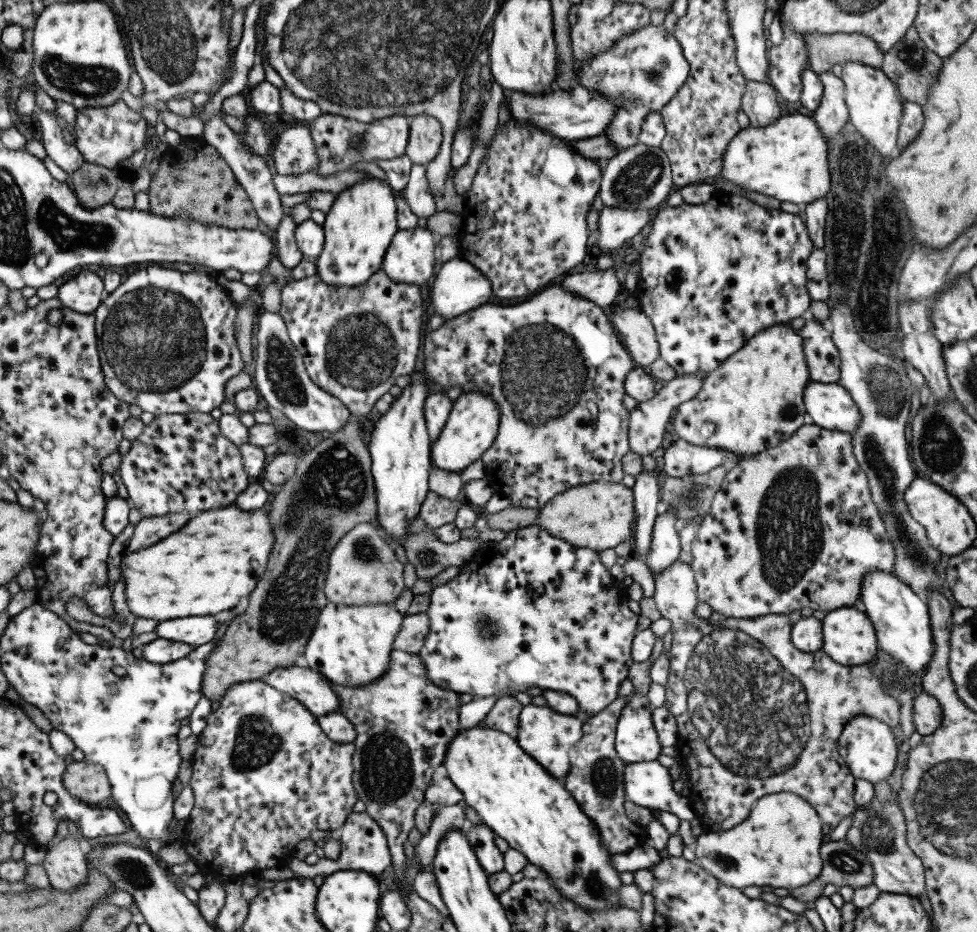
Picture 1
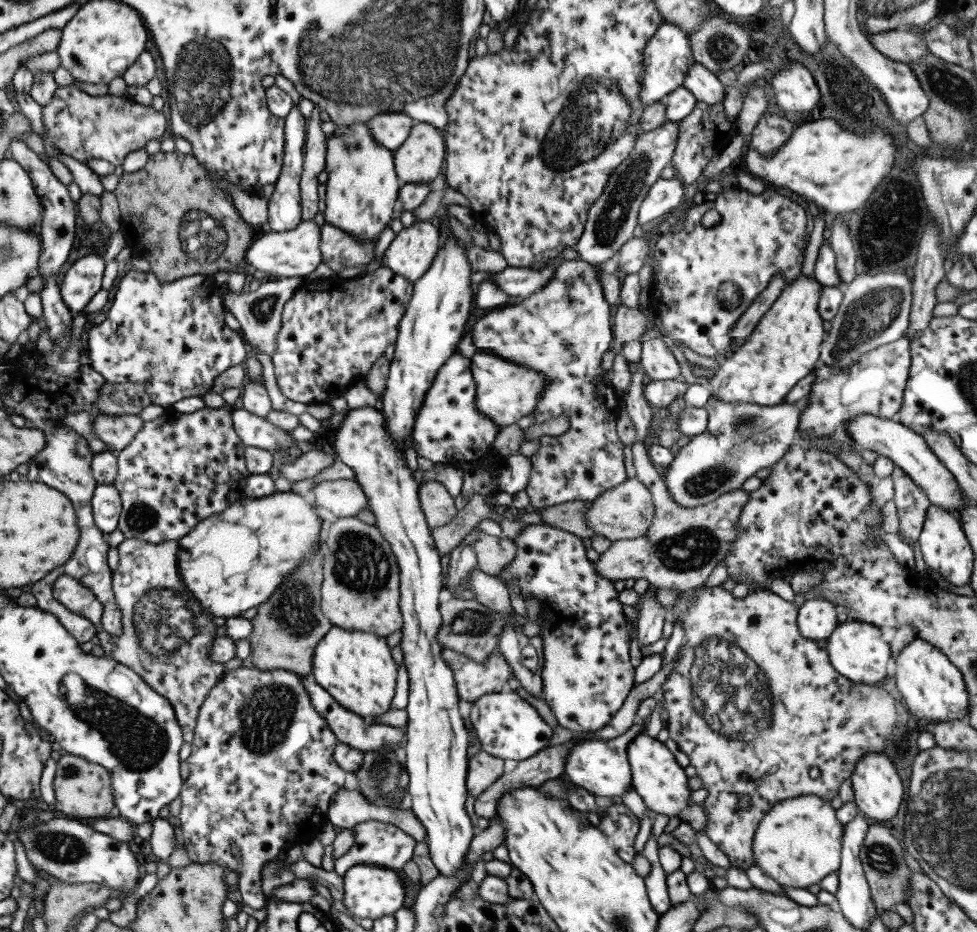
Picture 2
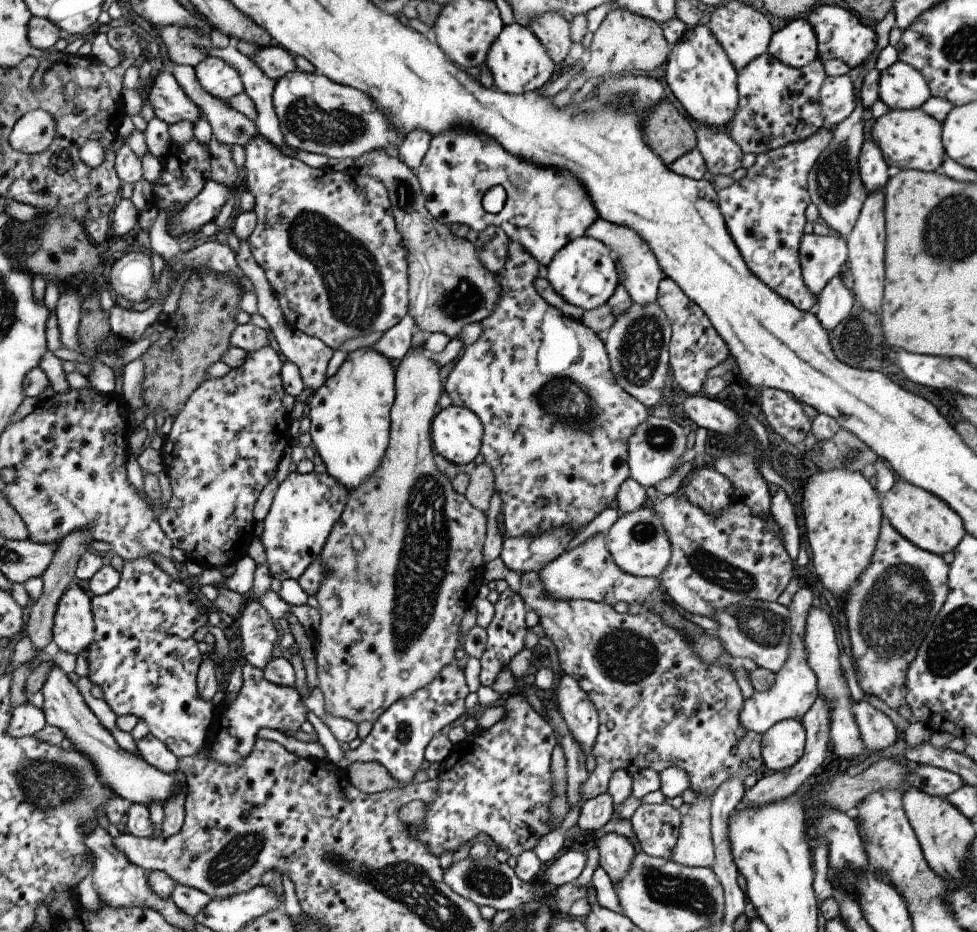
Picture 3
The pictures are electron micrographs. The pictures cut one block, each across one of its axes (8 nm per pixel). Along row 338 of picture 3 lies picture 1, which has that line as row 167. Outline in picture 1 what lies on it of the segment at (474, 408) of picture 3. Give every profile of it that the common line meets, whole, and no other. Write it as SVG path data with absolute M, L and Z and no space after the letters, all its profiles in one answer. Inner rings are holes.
M508 120L506 124L498 125L495 130L495 136L487 145L487 152L480 163L475 174L474 180L470 189L464 194L465 208L461 213L463 218L463 228L459 230L457 236L460 242L457 259L470 262L470 265L475 266L484 276L487 276L491 282L494 298L496 300L508 300L509 298L522 298L528 296L532 292L538 290L538 286L542 284L551 284L550 280L554 280L560 274L564 275L566 270L576 270L578 265L583 265L588 260L588 235L587 214L591 209L592 202L599 193L601 178L603 172L600 171L600 166L597 160L584 158L572 145L571 142L565 141L563 138L555 137L536 126L526 126L526 122L512 122Z

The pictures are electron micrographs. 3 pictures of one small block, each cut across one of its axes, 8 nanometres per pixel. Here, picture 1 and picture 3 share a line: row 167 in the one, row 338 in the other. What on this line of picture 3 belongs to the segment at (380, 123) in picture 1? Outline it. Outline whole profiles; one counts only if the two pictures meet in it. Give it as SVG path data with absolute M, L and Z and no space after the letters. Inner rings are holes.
M262 135L254 136L246 146L243 146L246 152L246 176L243 178L246 182L247 191L254 196L255 205L253 208L256 215L256 224L250 238L247 240L250 244L250 252L254 257L255 263L265 272L266 278L272 287L275 297L278 299L280 311L283 317L295 329L302 331L308 336L313 336L325 342L333 351L344 344L344 340L350 340L356 336L356 330L374 330L374 332L386 332L392 326L399 324L404 316L408 315L408 252L402 248L402 236L398 232L396 221L392 216L392 204L390 204L388 190L386 186L371 176L358 176L345 171L334 171L330 168L312 168L297 158L290 158L282 154L276 146Z

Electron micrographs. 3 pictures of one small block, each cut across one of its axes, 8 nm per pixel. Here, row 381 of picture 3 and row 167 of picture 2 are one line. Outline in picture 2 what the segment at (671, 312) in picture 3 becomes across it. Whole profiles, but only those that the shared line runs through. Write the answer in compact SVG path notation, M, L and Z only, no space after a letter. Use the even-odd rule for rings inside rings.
M698 101L693 112L677 123L678 145L672 155L672 165L682 176L684 183L692 184L714 156L718 156L734 136L738 136L738 127L735 120L727 119L722 101L713 105Z

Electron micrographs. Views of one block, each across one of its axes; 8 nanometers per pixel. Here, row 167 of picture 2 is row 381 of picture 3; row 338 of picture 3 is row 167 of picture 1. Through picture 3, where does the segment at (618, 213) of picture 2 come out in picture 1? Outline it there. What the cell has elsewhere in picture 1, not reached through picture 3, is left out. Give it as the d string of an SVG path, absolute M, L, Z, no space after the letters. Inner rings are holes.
M640 142L629 149L622 149L609 159L599 188L603 206L628 209L657 209L676 189L671 175L671 164L666 153L657 146Z

